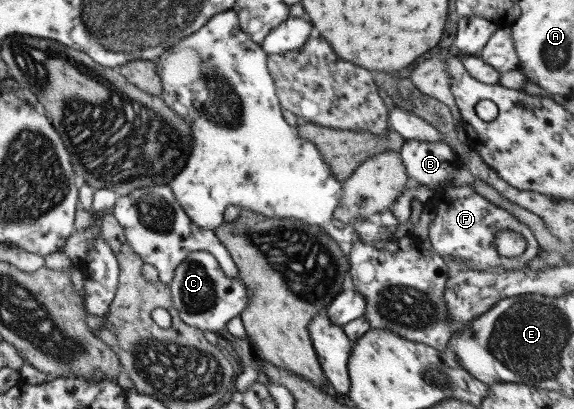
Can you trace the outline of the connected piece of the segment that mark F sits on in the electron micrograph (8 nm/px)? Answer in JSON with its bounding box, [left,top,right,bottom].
[428,186,539,271]

